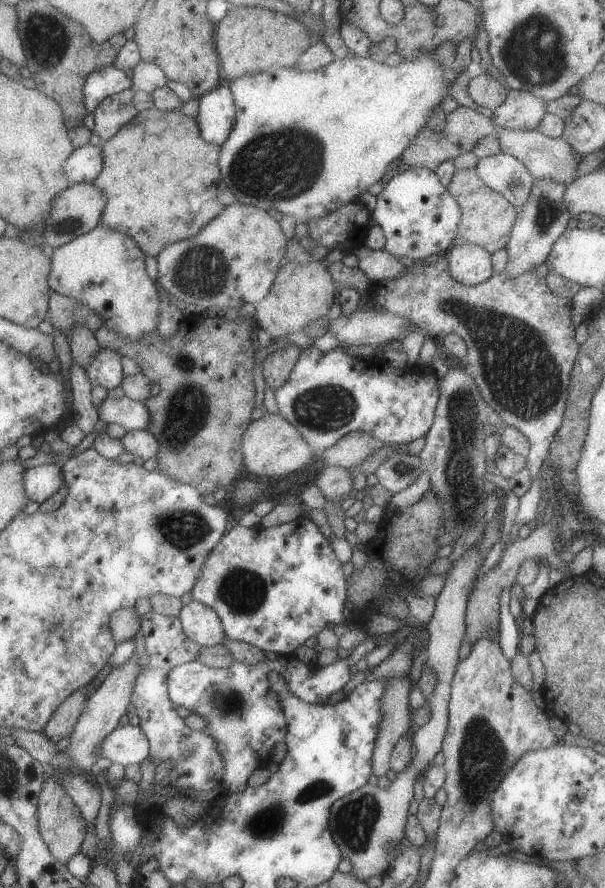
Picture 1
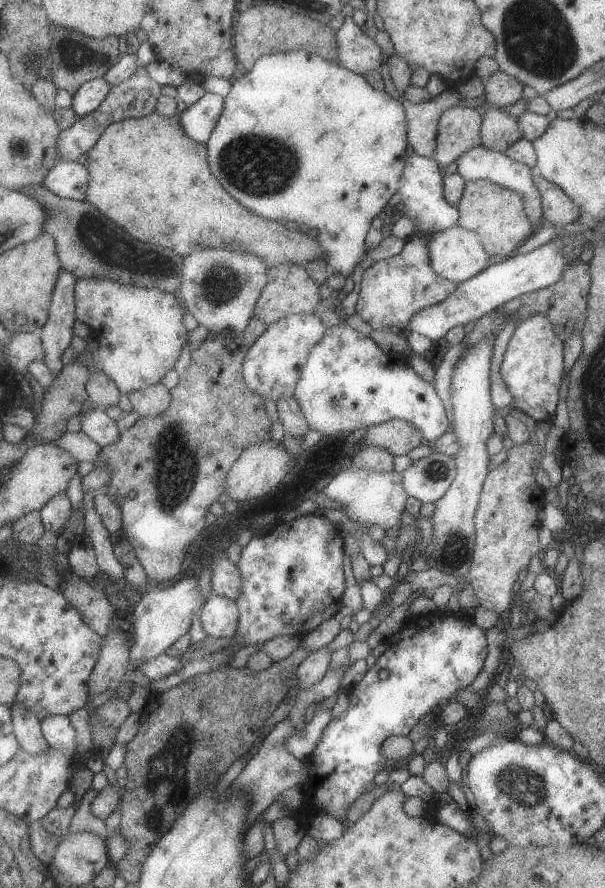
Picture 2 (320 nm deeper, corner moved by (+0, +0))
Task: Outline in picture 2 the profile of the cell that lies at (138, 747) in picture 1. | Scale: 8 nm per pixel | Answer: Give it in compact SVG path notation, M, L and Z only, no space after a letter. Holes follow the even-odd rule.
M49 715L40 720L40 729L47 746L71 756L75 751L73 726L67 715Z

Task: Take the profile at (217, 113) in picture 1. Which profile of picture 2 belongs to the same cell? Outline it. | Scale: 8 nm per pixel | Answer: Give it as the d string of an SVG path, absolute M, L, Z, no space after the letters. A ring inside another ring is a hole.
M205 93L197 102L177 113L183 132L195 142L206 143L221 114L224 98L216 93Z

